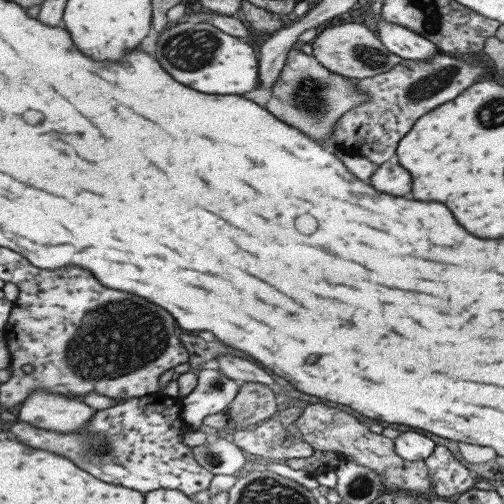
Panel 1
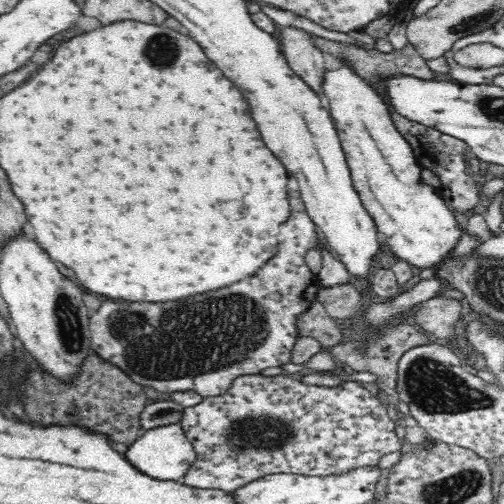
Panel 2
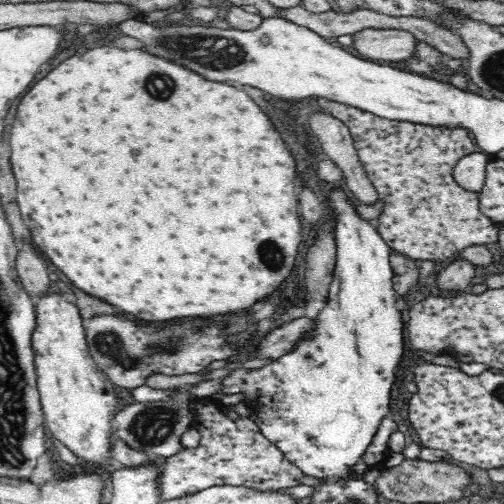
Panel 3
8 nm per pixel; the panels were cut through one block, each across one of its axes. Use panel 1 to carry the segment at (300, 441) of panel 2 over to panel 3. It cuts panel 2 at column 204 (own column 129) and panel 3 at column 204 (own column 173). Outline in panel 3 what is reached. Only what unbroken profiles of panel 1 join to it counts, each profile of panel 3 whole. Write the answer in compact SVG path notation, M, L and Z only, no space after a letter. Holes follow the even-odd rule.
M196 398L192 404L192 428L200 434L200 444L192 450L182 450L172 456L160 476L160 488L164 500L184 498L212 486L250 486L260 490L292 488L300 484L300 478L308 476L300 466L290 462L286 454L266 440L256 420L238 418L230 420L220 412L224 404L218 398Z

